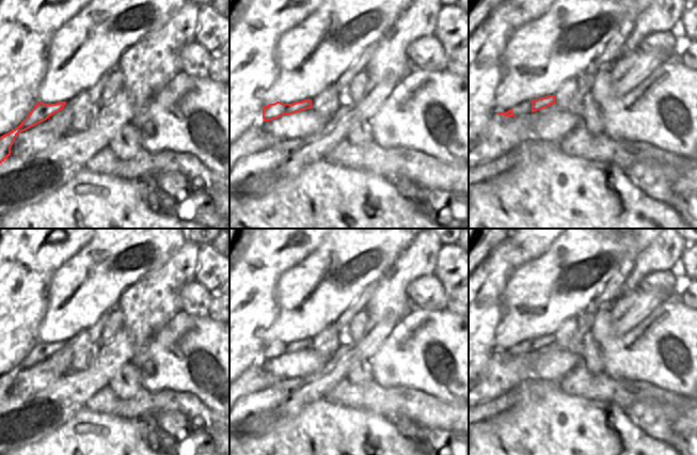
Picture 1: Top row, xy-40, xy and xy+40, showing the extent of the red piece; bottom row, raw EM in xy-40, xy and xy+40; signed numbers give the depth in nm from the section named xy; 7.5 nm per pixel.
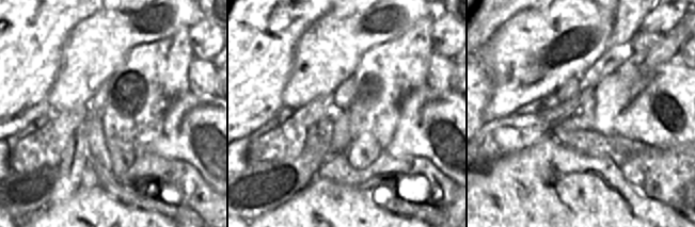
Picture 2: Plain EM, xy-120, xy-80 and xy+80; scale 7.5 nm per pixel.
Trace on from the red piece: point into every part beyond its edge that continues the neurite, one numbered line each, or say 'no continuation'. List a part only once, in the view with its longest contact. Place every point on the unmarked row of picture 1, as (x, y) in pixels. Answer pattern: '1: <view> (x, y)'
no continuation

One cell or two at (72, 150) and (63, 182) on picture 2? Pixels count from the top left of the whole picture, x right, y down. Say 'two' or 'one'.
one

